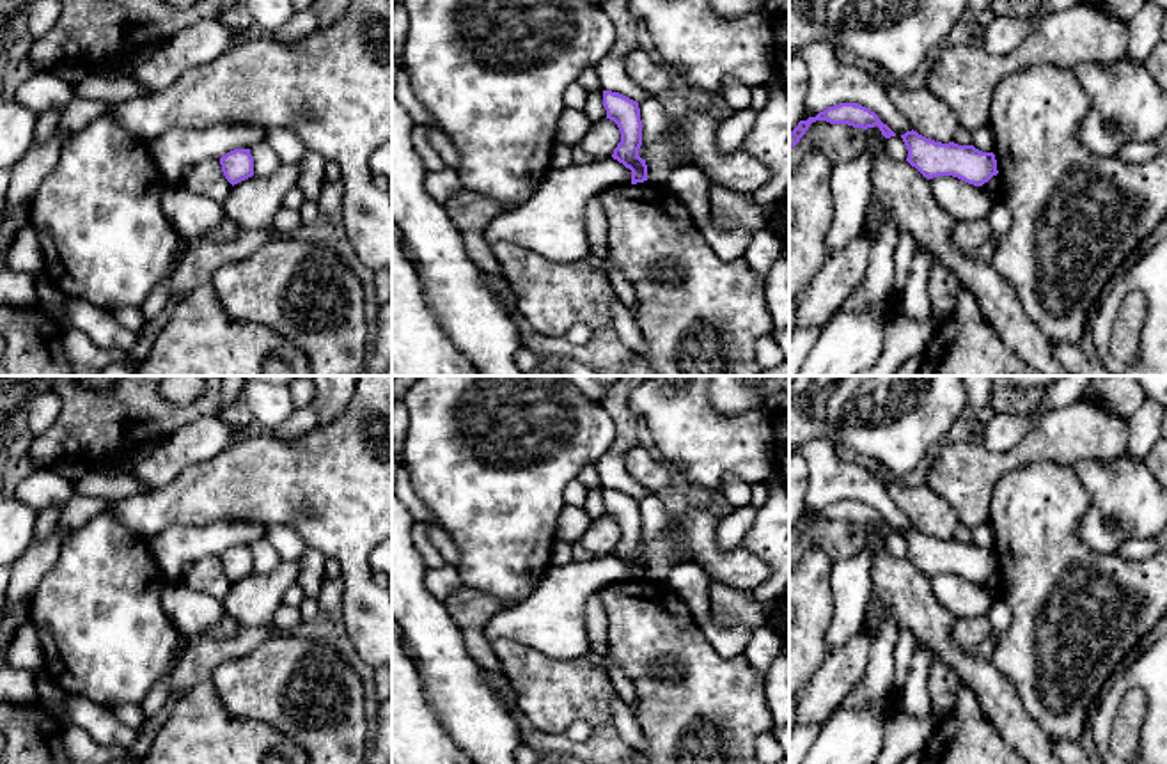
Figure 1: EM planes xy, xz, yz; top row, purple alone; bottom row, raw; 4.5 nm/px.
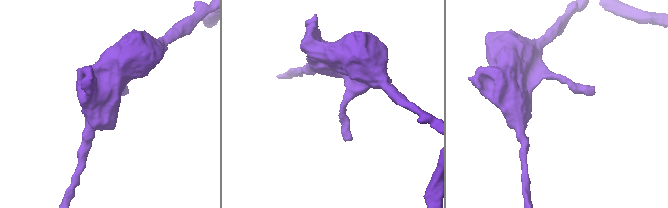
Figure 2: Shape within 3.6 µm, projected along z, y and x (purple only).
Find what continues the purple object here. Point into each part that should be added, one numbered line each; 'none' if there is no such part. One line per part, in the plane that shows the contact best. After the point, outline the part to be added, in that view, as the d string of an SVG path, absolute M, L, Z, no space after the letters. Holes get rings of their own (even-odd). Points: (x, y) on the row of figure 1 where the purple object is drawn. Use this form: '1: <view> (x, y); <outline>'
none

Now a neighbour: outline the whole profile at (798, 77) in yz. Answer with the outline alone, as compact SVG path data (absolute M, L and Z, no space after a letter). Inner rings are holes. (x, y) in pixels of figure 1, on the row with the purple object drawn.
M800 51L789 55L789 133L798 126L803 115L803 105L809 92L809 71Z

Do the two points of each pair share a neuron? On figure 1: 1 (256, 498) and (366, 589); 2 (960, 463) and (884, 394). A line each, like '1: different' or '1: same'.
1: same
2: different

